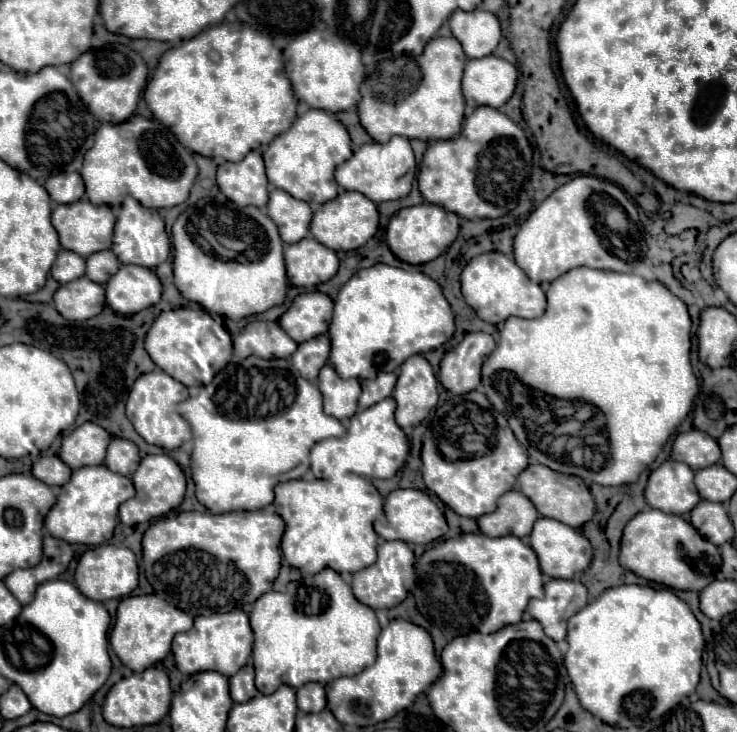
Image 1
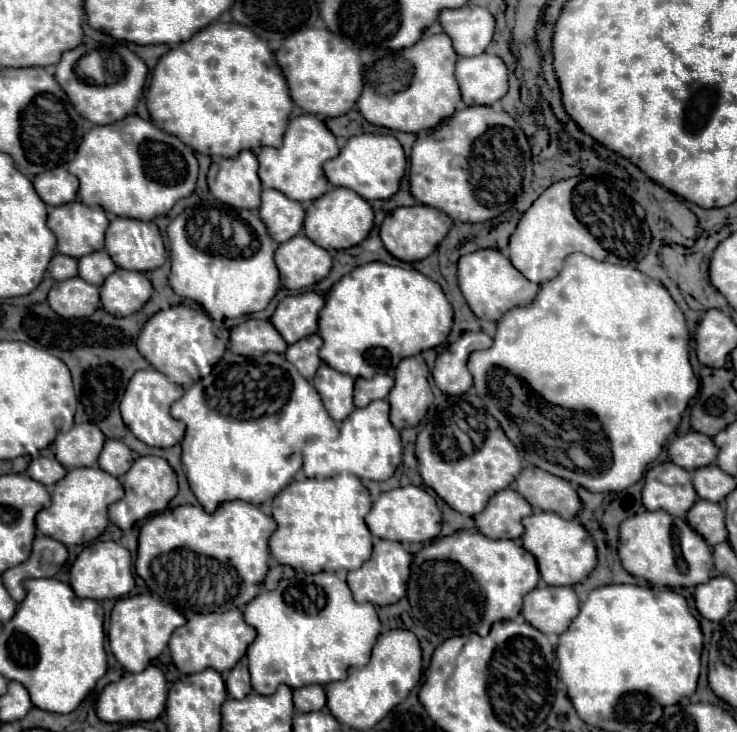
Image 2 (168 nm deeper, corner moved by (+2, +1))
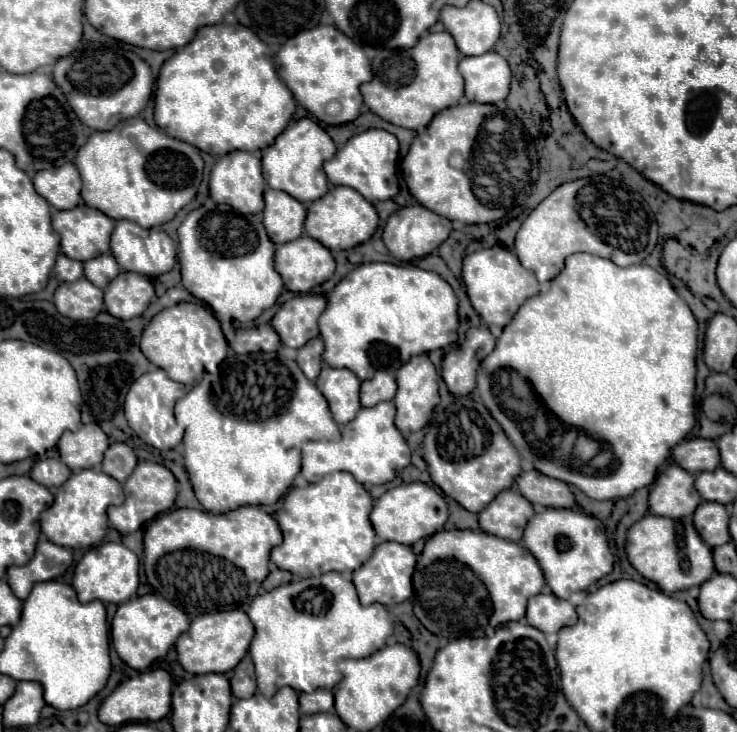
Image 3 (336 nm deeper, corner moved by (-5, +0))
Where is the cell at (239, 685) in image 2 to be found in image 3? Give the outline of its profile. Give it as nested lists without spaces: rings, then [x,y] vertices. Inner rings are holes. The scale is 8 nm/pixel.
[[[244,658],[238,664],[234,676],[230,678],[230,684],[232,684],[232,694],[236,698],[250,698],[256,692],[256,678],[254,678],[254,668],[250,658]]]

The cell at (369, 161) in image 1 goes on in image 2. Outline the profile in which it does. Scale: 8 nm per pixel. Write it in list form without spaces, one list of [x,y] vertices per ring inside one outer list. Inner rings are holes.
[[[373,133],[351,137],[347,145],[341,149],[341,153],[323,165],[323,171],[331,185],[353,189],[367,201],[393,197],[399,191],[399,185],[405,177],[405,169],[407,157],[401,143],[393,135],[373,135]]]

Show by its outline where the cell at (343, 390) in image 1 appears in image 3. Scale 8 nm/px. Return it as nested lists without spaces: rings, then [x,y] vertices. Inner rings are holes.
[[[324,366],[316,380],[316,386],[328,400],[328,406],[336,424],[348,424],[362,408],[358,398],[360,380],[348,368]]]

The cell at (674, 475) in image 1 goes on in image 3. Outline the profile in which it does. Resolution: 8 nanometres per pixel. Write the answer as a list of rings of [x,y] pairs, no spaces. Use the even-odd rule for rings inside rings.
[[[672,464],[658,474],[650,490],[650,512],[656,516],[684,518],[700,504],[700,494],[694,488],[694,476]]]

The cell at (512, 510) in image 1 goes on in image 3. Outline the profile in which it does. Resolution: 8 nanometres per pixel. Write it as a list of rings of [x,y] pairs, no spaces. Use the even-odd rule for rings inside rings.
[[[504,490],[478,514],[480,528],[492,536],[518,542],[528,520],[534,516],[532,504],[516,490]]]

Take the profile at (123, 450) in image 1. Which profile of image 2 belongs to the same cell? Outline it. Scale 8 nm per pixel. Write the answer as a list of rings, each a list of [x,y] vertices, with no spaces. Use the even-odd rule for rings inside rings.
[[[107,439],[99,455],[99,467],[113,477],[123,477],[133,465],[133,451],[119,439]]]

